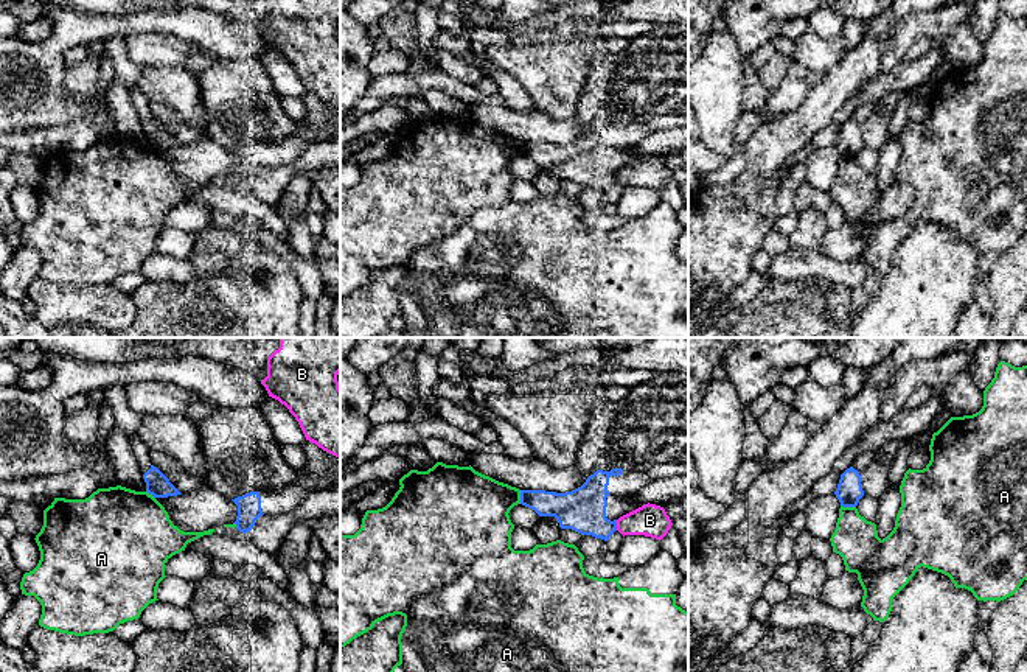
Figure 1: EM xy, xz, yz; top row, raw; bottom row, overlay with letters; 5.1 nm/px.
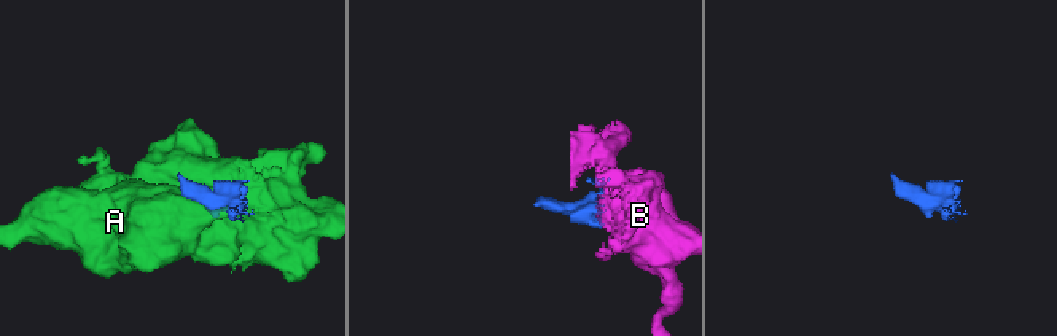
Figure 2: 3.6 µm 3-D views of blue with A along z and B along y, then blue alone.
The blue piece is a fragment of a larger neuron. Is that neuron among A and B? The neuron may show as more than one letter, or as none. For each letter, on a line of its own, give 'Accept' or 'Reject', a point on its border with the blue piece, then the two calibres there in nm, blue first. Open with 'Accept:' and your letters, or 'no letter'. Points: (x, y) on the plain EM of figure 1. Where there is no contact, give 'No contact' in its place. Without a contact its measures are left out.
Accept: A
A: Accept. Touches blue at yz (849, 157). Thickness 140 nm (blue) against 240 nm
B: Reject. Touches blue at xz (616, 176). Thickness 220 nm (blue) against 170 nm

